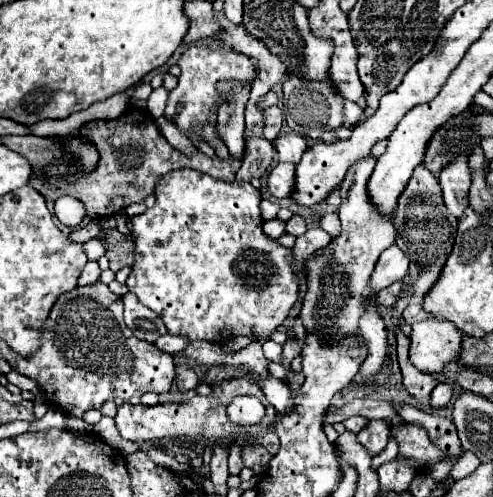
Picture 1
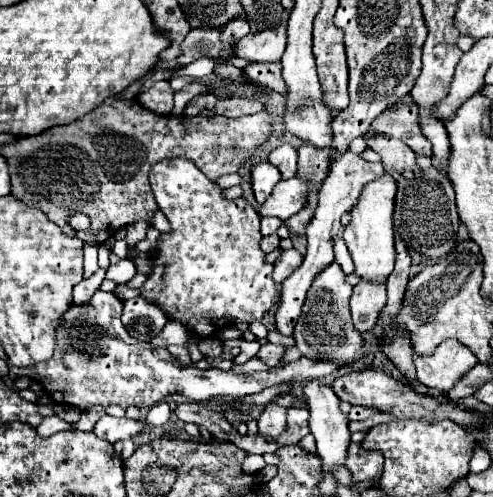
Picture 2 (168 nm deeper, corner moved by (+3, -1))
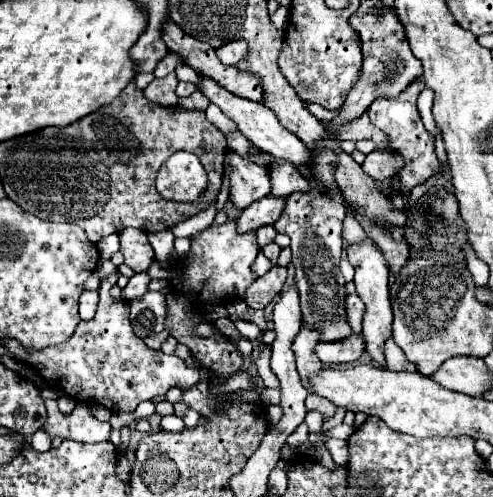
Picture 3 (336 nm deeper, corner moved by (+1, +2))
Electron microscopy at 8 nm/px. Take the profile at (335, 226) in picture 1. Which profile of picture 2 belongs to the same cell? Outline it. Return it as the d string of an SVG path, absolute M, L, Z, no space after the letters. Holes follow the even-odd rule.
M337 236L337 238L335 238L333 250L335 250L335 260L343 266L343 272L345 272L345 274L353 272L353 270L355 270L355 266L353 266L353 260L351 260L351 256L349 256L349 252L347 252L347 246L345 246L345 242L343 242L343 238L341 238L341 236Z

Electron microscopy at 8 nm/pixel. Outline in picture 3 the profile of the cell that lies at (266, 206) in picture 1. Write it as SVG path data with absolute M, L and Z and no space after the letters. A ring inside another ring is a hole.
M267 225L267 227L261 227L259 231L257 231L257 243L259 243L259 249L261 247L265 247L267 243L271 243L273 239L275 239L275 227L273 225Z

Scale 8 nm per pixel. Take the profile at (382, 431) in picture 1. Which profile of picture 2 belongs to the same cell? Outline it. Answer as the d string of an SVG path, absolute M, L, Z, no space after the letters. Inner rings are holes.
M351 444L345 466L353 472L353 480L379 480L383 472L383 454L379 450L365 450L363 444Z

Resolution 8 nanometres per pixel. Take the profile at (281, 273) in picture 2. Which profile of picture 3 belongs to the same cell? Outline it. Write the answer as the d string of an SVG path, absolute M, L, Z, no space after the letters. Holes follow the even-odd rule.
M285 267L269 269L263 277L255 279L255 283L251 283L251 287L247 287L247 299L243 299L243 301L253 311L265 309L281 293L285 279L287 279Z

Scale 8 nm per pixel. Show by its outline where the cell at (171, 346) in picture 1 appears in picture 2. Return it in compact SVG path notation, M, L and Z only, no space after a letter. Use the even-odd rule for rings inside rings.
M169 320L165 324L165 328L151 340L155 346L161 346L161 348L167 348L171 344L179 344L179 346L185 346L191 354L191 360L197 362L203 358L203 354L199 352L197 348L197 342L191 342L189 338L189 332L185 330L185 326L181 322L175 322L175 320Z

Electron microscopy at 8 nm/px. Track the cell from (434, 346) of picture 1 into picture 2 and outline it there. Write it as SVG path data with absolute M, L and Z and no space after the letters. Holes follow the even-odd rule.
M445 340L437 350L429 356L415 356L413 358L417 368L417 380L429 388L437 388L447 392L453 384L477 366L475 354L461 342Z

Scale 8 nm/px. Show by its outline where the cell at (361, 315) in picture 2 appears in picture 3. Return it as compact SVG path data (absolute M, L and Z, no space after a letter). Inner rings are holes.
M347 295L345 307L347 307L347 323L351 323L353 333L361 333L361 319L365 313L363 301L359 299L359 295Z

